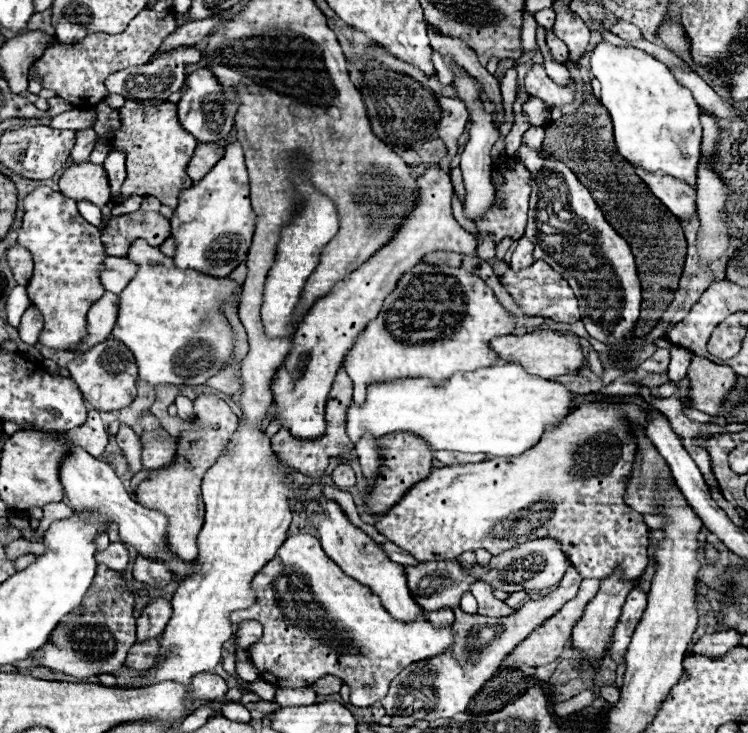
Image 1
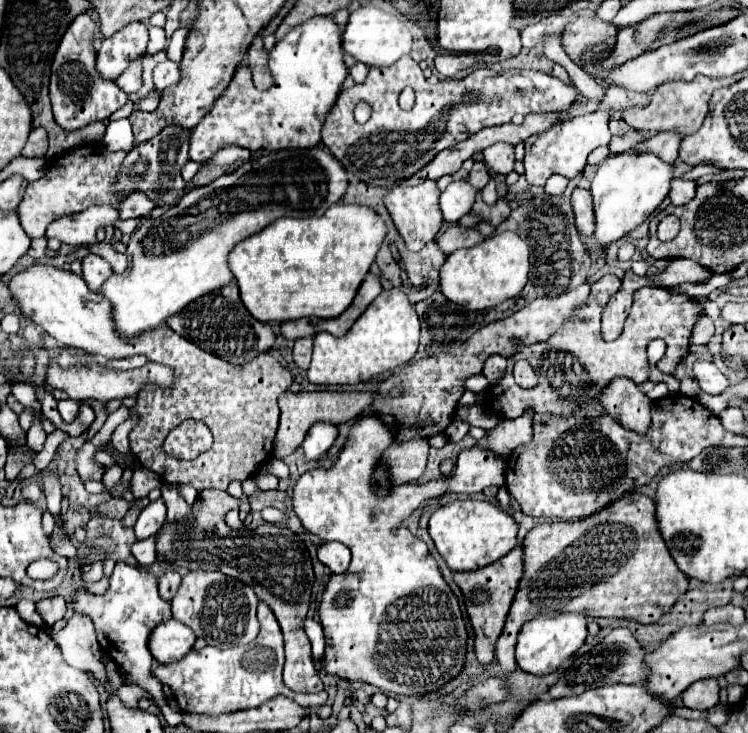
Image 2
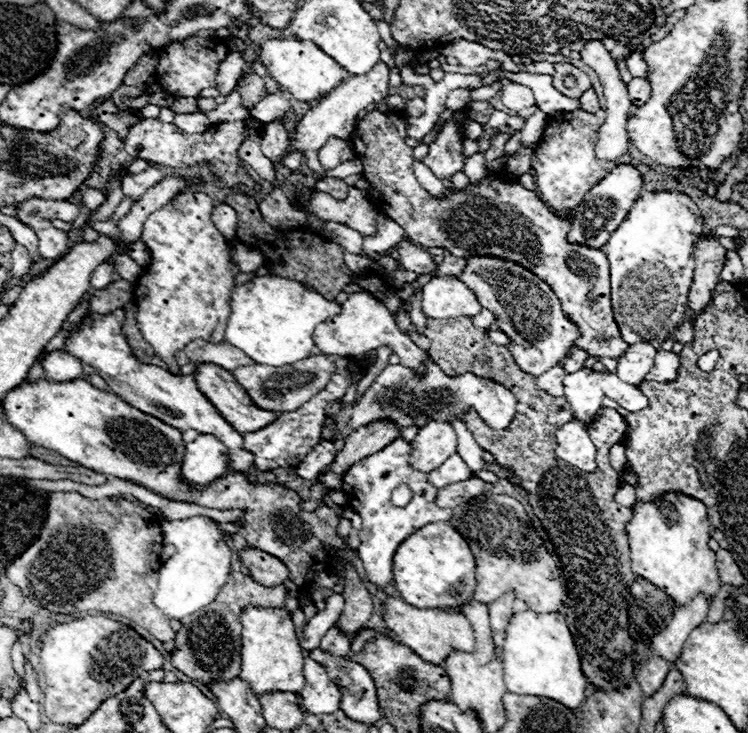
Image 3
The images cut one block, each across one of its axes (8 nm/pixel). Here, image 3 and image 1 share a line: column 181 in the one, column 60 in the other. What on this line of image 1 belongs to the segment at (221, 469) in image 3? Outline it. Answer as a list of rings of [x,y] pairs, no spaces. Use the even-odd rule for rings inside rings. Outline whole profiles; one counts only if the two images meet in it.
[[[72,448],[72,452],[68,452],[64,462],[62,462],[60,480],[64,484],[66,496],[70,498],[70,506],[76,512],[90,510],[94,516],[116,522],[120,526],[120,538],[126,546],[136,548],[136,552],[144,558],[166,564],[168,570],[174,572],[176,580],[184,580],[184,578],[200,572],[200,566],[196,562],[184,562],[174,552],[170,552],[168,540],[166,540],[168,518],[162,512],[156,512],[152,508],[138,504],[136,500],[132,500],[130,494],[126,492],[124,484],[120,482],[120,478],[114,474],[114,470],[106,462],[90,456],[82,448]]]

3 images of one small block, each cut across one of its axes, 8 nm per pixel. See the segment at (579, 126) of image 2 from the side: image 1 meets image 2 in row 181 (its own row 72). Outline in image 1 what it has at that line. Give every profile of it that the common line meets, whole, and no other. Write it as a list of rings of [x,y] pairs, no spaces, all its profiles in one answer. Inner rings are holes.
[[[532,64],[526,78],[524,78],[526,92],[530,96],[536,96],[548,104],[548,108],[564,108],[566,104],[574,102],[576,86],[574,80],[568,82],[568,86],[558,86],[540,64]]]

